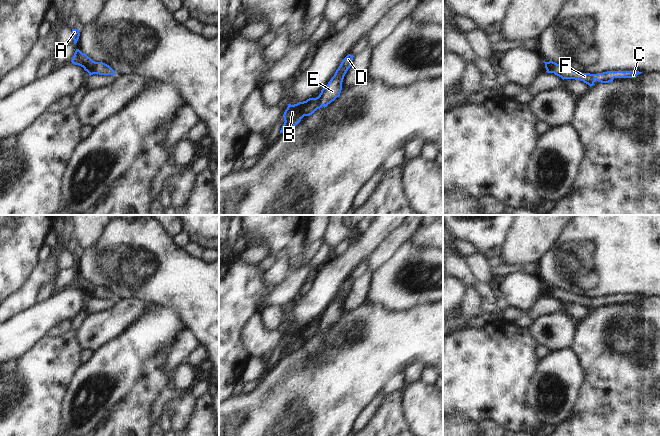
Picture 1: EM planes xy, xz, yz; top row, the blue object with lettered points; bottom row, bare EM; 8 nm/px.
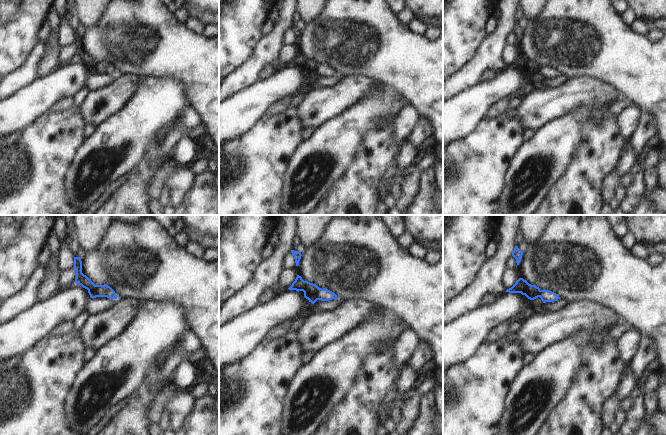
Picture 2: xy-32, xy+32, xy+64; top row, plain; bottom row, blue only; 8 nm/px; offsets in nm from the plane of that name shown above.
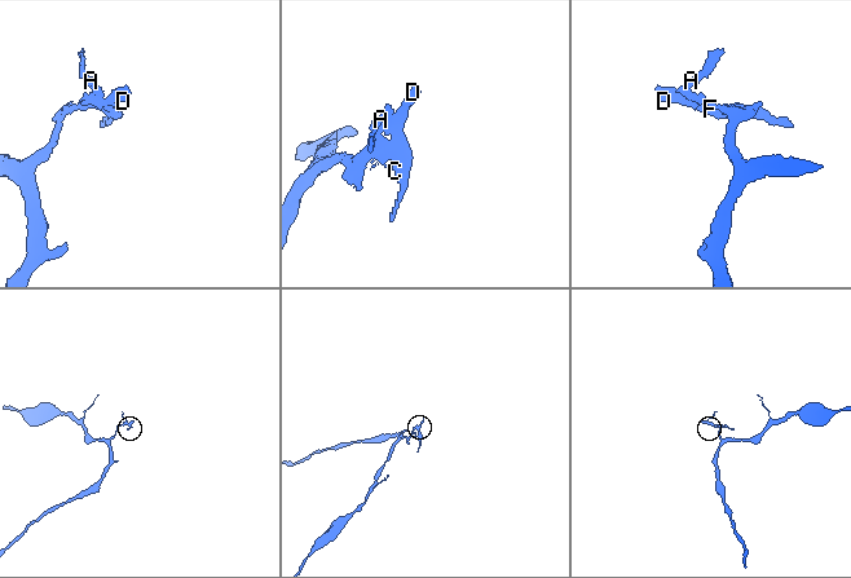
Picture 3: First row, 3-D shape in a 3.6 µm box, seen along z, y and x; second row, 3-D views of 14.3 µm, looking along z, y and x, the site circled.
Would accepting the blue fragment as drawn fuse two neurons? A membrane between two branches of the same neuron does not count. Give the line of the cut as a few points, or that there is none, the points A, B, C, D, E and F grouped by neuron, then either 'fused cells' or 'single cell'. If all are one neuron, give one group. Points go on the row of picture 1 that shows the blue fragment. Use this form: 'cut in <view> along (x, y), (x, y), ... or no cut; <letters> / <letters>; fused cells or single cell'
no cut; A B C D E F; single cell

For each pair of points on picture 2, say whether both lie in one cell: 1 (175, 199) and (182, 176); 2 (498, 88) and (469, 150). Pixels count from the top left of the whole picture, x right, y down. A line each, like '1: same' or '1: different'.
1: same
2: different

